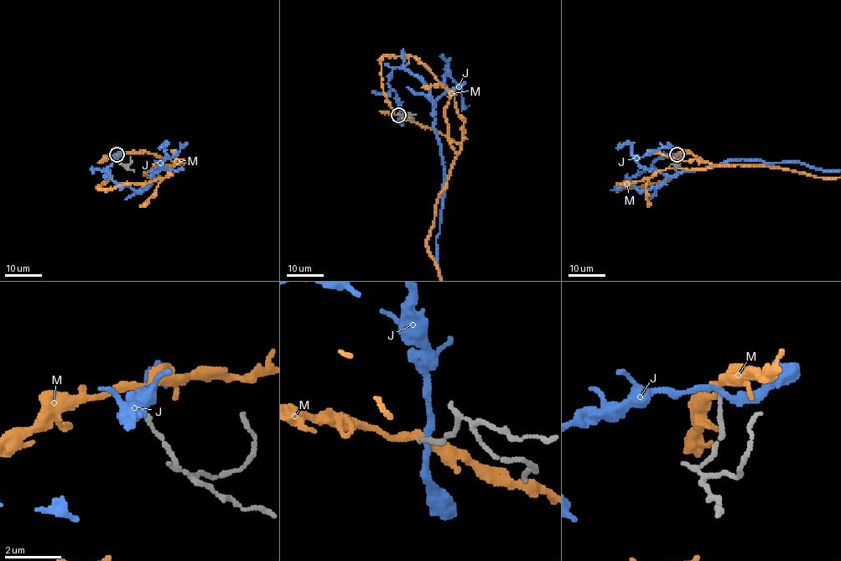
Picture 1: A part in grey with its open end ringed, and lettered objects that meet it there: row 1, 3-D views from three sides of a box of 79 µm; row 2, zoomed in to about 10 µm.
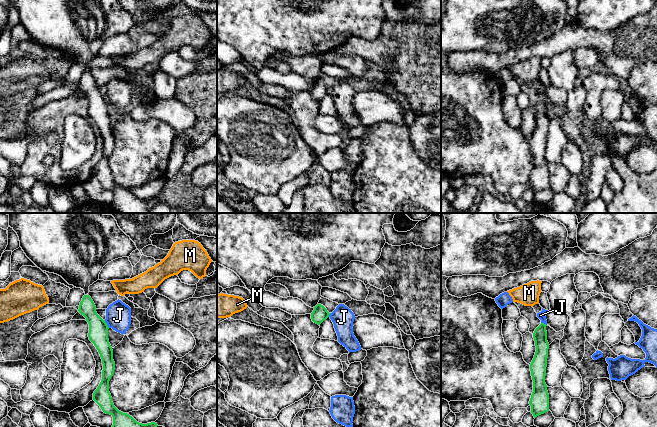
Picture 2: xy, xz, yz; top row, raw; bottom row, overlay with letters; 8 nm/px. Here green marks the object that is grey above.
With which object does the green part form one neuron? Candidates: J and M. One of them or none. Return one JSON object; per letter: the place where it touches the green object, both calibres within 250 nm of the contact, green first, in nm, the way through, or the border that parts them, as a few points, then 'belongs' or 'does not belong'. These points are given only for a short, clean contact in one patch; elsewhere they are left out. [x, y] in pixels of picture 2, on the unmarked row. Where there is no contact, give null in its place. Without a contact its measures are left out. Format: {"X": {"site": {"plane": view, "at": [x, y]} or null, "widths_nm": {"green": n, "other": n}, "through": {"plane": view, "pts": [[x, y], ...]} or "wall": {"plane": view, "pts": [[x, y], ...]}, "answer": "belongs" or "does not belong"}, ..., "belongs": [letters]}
{"J": {"site": {"plane": "xy", "at": [106, 100]}, "widths_nm": {"green": 160, "other": 200}, "wall": {"plane": "xy", "pts": [[104, 96], [109, 103]]}, "answer": "does not belong"}, "M": {"site": null, "answer": "does not belong"}, "belongs": []}

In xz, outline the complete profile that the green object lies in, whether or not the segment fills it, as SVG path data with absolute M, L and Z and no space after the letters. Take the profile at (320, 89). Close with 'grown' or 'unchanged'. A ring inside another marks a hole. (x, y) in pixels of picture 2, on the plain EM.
M317 80L314 83L313 88L311 89L311 95L314 99L320 101L324 96L329 93L329 91L330 89L323 81Z | unchanged

